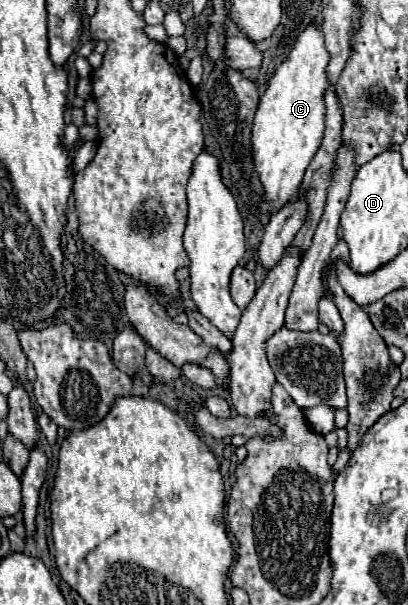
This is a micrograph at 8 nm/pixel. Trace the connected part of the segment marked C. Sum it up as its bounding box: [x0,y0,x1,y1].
[252,20,332,214]

